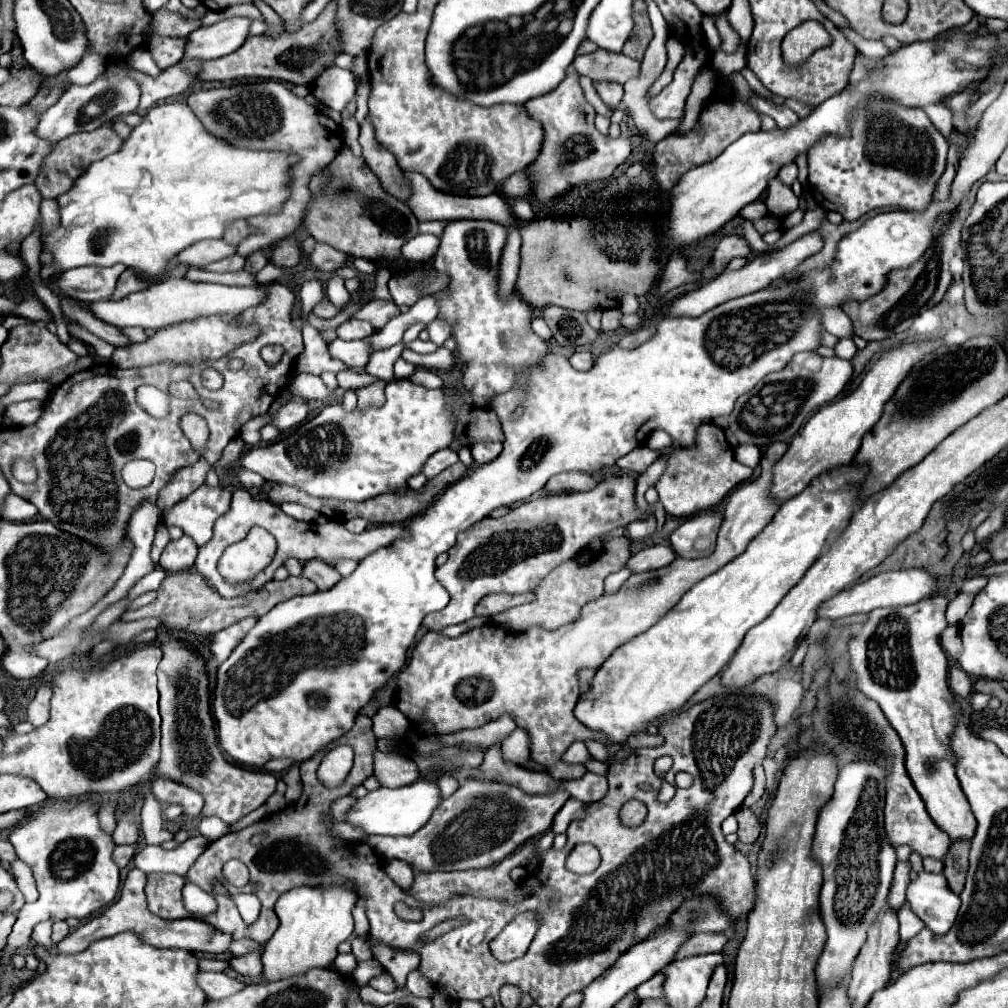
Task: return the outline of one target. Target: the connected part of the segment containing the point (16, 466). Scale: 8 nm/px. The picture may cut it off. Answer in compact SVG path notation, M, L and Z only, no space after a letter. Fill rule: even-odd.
M17 458L13 462L13 476L17 480L21 480L21 482L27 482L27 484L29 482L37 482L37 478L39 478L37 466L31 460L27 460L27 458Z

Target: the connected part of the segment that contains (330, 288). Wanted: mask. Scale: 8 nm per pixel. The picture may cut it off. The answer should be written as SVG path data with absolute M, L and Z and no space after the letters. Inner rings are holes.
M331 278L327 282L327 298L331 300L331 304L337 308L337 310L343 310L345 304L351 300L351 294L347 292L347 288L343 286L343 280L341 278Z

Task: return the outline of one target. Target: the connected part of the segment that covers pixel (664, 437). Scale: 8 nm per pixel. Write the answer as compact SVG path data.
M655 430L649 438L647 438L647 446L649 448L657 448L657 450L665 450L671 444L669 434L665 434L665 430Z

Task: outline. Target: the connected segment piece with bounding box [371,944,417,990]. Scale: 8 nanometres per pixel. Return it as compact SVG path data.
M371 944L375 960L381 962L381 966L393 976L397 990L405 988L405 978L411 970L417 968L417 954L405 954L403 950L389 950L389 946Z

